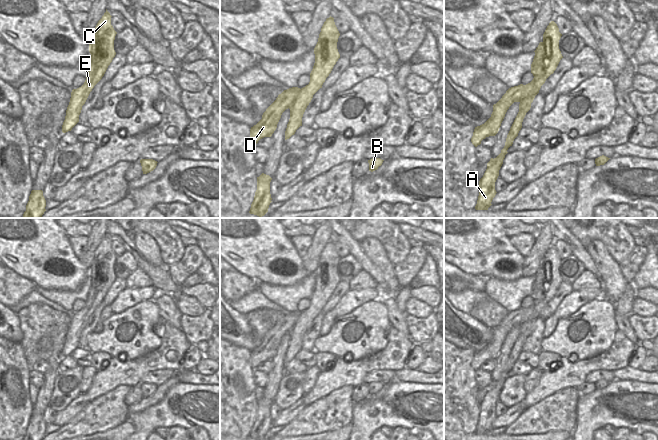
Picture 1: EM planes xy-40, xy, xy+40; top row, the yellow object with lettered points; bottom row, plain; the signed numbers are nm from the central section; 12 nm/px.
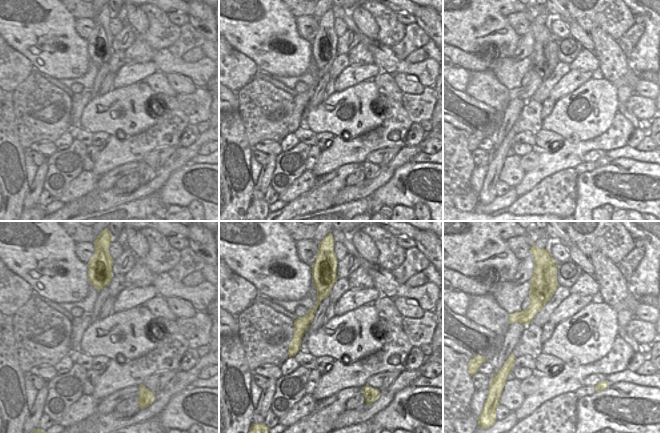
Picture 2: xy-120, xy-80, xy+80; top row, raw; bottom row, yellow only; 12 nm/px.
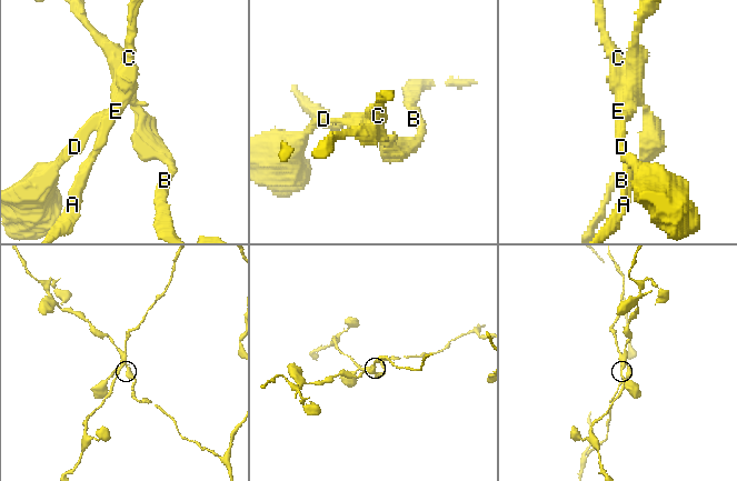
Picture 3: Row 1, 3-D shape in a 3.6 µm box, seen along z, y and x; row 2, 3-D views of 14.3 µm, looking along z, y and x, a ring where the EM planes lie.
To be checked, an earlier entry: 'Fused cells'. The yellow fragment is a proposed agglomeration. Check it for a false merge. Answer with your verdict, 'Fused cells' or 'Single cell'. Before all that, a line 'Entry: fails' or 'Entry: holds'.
Entry: holds
Fused cells.

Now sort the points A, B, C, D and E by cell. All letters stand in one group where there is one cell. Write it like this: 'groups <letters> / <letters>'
groups A C E / B D

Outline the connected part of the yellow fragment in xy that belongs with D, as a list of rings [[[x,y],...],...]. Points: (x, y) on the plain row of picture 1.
[[[292,311],[284,314],[266,333],[262,343],[250,353],[250,364],[253,370],[264,361],[271,361],[277,352],[282,337],[290,332],[299,319],[300,312]]]

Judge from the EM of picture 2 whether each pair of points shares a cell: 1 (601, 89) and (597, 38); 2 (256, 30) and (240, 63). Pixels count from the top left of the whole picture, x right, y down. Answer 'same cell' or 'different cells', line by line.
1: different cells
2: different cells

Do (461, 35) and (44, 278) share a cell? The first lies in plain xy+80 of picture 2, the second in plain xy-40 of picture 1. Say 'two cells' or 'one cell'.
one cell

